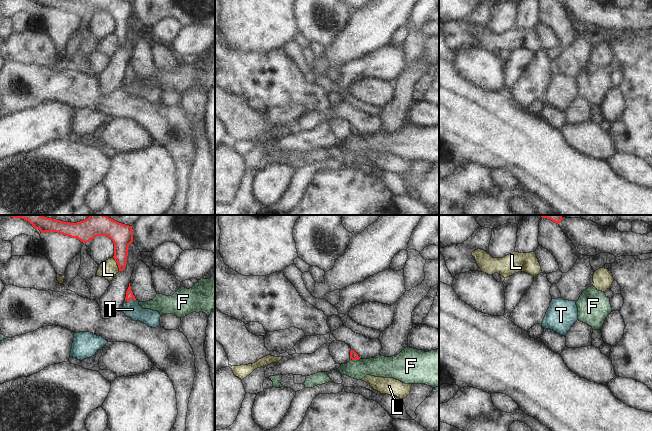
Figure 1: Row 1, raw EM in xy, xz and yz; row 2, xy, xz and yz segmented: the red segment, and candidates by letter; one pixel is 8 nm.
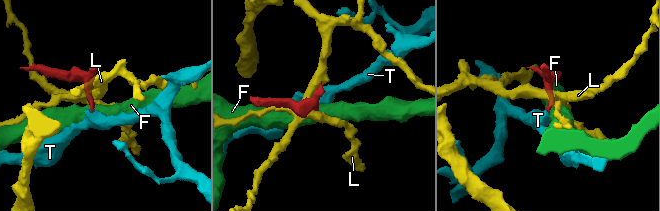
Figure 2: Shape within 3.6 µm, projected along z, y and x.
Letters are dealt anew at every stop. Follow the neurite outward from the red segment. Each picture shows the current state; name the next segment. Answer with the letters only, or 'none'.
T

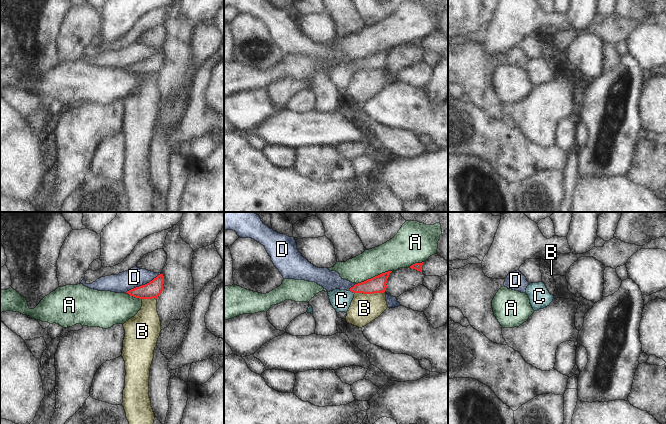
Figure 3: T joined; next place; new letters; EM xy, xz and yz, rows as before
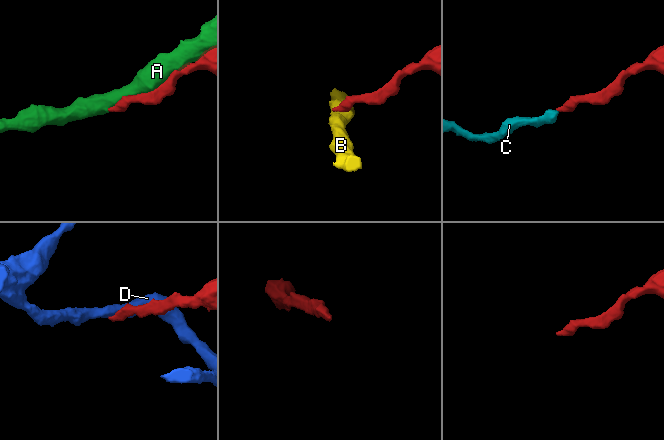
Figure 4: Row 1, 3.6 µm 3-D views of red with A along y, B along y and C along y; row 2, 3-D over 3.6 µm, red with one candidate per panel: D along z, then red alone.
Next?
C

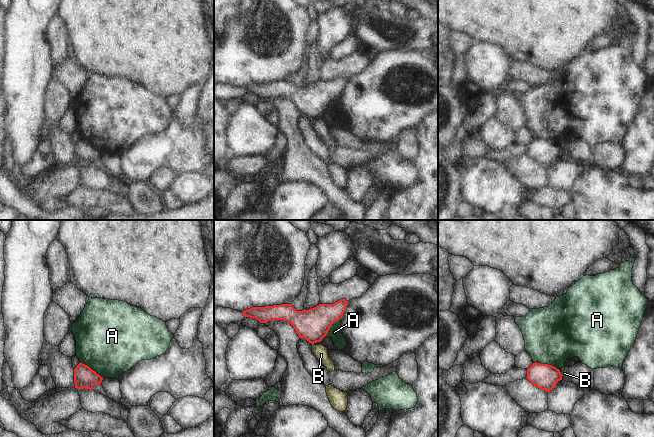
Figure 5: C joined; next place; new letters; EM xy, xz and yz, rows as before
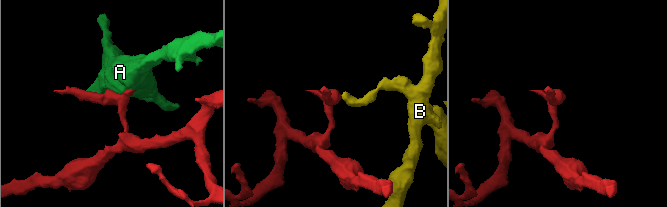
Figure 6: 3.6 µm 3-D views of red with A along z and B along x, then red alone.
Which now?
none

